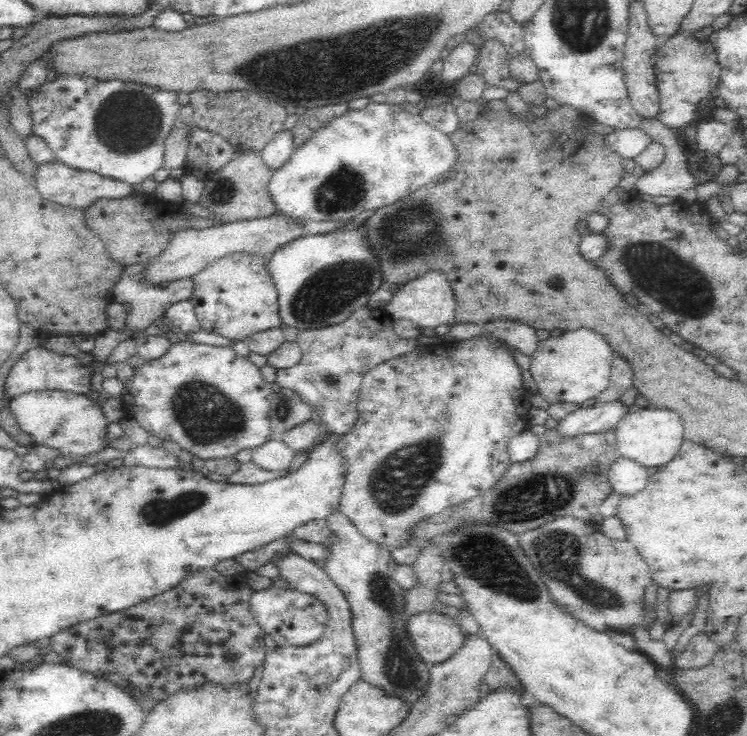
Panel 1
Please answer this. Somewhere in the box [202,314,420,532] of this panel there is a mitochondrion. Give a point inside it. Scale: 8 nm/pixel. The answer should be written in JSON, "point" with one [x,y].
{"point":[327,378]}

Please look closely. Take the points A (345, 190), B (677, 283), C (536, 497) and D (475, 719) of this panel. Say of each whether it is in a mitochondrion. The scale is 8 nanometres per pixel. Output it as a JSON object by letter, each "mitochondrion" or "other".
{"A":"mitochondrion","B":"mitochondrion","C":"mitochondrion","D":"other"}

